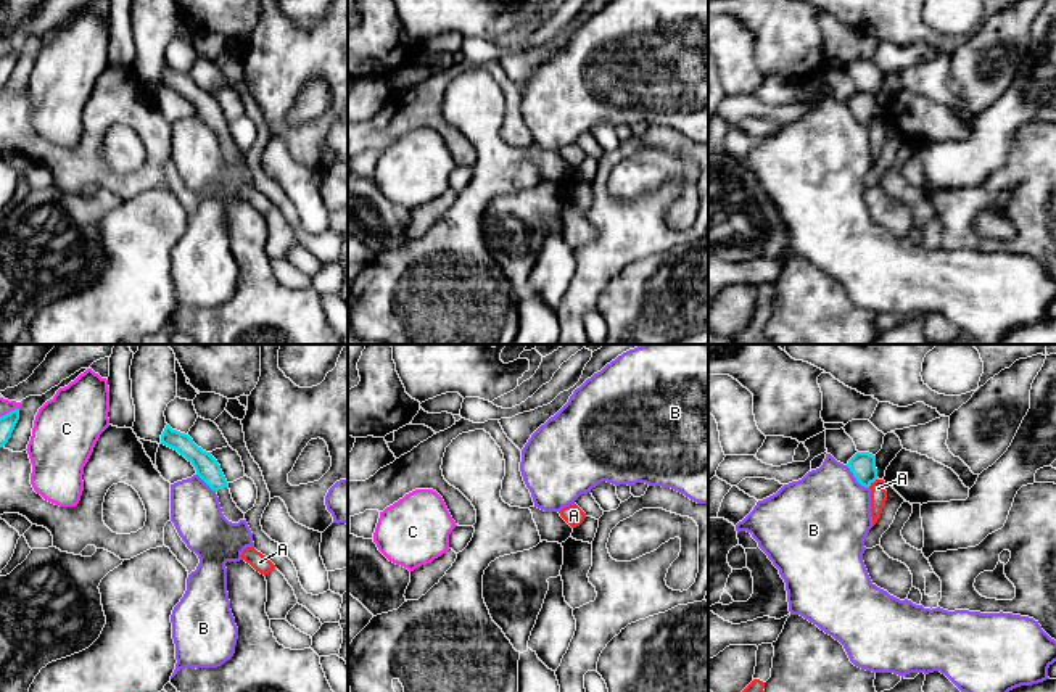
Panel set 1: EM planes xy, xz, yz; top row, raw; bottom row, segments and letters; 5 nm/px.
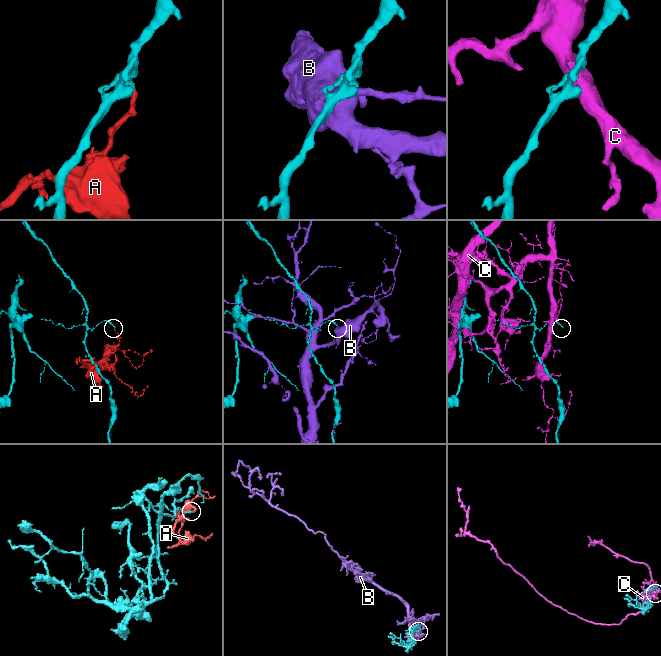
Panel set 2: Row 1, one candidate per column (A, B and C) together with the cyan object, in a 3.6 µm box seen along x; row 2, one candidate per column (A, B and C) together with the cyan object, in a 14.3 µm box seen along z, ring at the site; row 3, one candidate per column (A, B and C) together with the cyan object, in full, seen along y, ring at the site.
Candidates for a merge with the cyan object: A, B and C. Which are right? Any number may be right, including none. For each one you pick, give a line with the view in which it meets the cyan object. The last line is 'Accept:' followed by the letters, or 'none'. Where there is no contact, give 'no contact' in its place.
Accept: none

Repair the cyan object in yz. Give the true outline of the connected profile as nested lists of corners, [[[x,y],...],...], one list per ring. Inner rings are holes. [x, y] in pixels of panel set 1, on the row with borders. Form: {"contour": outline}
{"contour": [[[856,452],[847,463],[856,481],[869,488],[877,478],[876,455],[869,452]]]}

